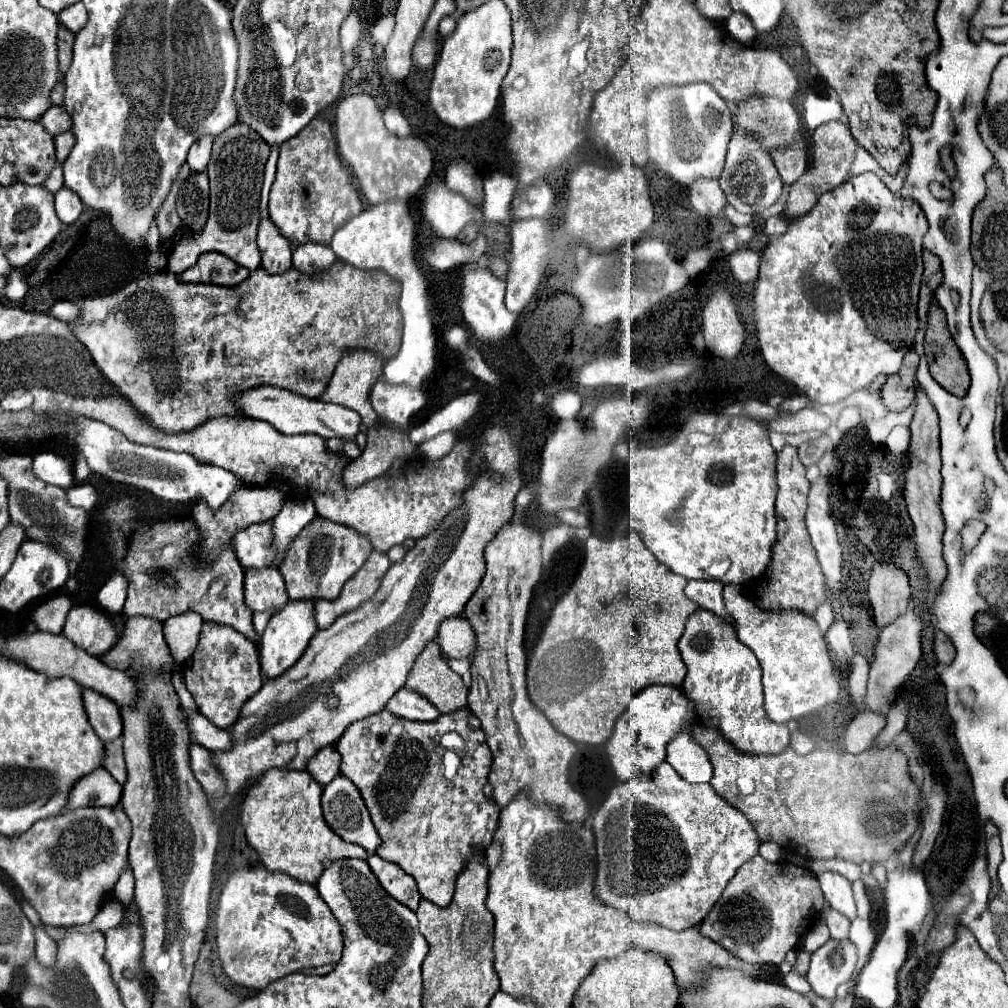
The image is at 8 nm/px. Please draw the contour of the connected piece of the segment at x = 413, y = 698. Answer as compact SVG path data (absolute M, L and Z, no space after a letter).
M401 688L387 704L389 712L397 718L415 720L415 722L431 722L439 716L439 710L423 696L419 696L415 690Z

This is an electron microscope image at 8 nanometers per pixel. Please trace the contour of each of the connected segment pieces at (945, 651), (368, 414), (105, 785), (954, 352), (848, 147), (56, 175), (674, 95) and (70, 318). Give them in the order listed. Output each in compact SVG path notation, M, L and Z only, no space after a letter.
M941 630L935 632L935 656L943 664L951 664L953 658L955 658L955 646L949 640L949 636L943 634Z
M357 350L357 352L346 354L339 361L329 381L329 388L325 390L325 394L321 396L321 400L325 400L325 402L335 402L335 404L341 404L341 406L351 408L351 410L355 410L355 412L361 414L363 424L365 424L367 428L377 428L381 422L379 422L377 412L373 410L371 402L369 402L369 390L373 388L373 382L379 380L381 370L383 370L383 360L377 358L377 356L371 354L371 352Z
M97 768L73 784L65 810L77 810L85 806L117 806L119 798L121 786L117 780L105 768Z
M931 306L929 310L929 324L925 334L925 356L929 362L931 376L951 394L963 398L969 390L969 370L967 362L953 342L945 312L939 306Z
M827 122L827 124L819 126L811 138L811 168L807 168L805 174L793 186L789 186L785 216L789 220L793 220L793 218L807 214L817 204L817 200L823 192L829 192L829 190L837 188L839 184L843 184L849 178L849 170L855 160L855 150L857 150L857 142L851 136L847 124Z
M57 164L57 166L51 170L51 174L49 174L49 178L43 182L43 186L45 186L47 190L51 190L53 194L63 186L63 170L61 170L61 164Z
M687 84L669 88L669 104L677 108L669 108L665 122L657 126L653 138L647 138L651 164L655 164L661 172L683 186L695 182L701 176L719 178L725 164L727 144L733 132L731 110L723 98L709 84Z
M55 302L53 308L51 308L51 314L57 318L57 320L65 320L65 322L75 322L77 320L77 314L79 314L79 308L71 302Z

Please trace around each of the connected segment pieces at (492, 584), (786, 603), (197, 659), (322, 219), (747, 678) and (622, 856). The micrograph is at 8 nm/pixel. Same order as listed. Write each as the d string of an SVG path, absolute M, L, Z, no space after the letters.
M513 516L511 522L507 522L497 536L487 544L485 548L485 576L481 578L479 588L471 596L471 600L465 604L463 616L471 624L477 644L475 652L471 656L471 688L469 688L469 708L471 712L481 720L481 728L487 736L487 744L493 754L493 764L489 772L489 784L493 786L493 798L499 810L503 810L505 804L509 804L517 794L527 792L533 802L553 806L561 810L561 818L571 824L585 824L589 818L589 802L583 798L583 794L575 792L569 784L569 764L577 752L577 746L567 736L559 734L551 722L545 718L543 712L539 712L525 688L525 652L523 652L523 634L525 634L525 620L527 610L533 594L533 586L539 582L543 572L543 560L541 560L541 542L543 532L529 526L525 520Z
M785 446L781 452L777 452L777 544L773 546L773 560L767 572L761 578L751 580L745 590L763 610L799 610L813 616L817 606L825 600L825 576L805 526L809 492L805 470L807 468L797 456L797 448Z
M205 622L195 652L183 662L183 678L199 712L215 726L229 728L239 718L241 706L263 686L257 644L229 626Z
M313 118L313 122L309 122L301 134L281 144L277 178L269 194L269 216L291 242L329 244L331 236L339 228L339 224L333 220L337 208L345 206L351 210L363 210L359 192L355 192L357 188L353 182L349 182L349 170L343 166L337 154L337 142L331 126L321 118Z
M695 610L679 640L679 652L687 666L687 676L681 686L685 696L695 704L695 722L705 728L721 732L737 750L745 754L769 756L779 754L789 746L791 732L787 724L775 724L767 718L763 708L761 666L753 650L741 644L735 636L735 628L707 614L707 610Z
M669 762L613 786L593 814L591 830L597 846L595 894L599 902L623 910L633 922L655 922L671 930L699 926L735 872L759 852L761 844L745 814L725 802L711 784L685 782Z

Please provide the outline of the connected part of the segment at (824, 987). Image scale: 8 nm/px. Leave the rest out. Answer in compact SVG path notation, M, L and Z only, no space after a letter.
M827 940L817 952L811 954L811 968L807 972L807 982L811 988L833 1000L839 984L851 980L857 964L857 948L849 940Z

